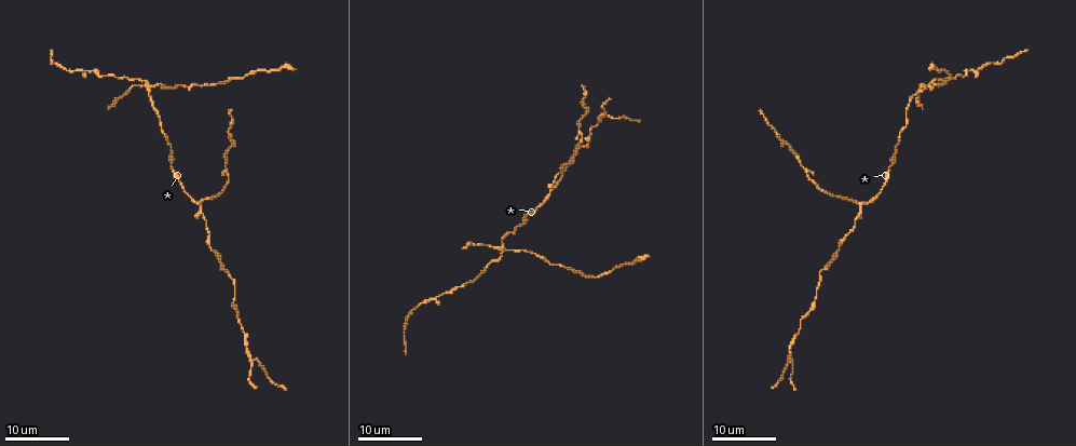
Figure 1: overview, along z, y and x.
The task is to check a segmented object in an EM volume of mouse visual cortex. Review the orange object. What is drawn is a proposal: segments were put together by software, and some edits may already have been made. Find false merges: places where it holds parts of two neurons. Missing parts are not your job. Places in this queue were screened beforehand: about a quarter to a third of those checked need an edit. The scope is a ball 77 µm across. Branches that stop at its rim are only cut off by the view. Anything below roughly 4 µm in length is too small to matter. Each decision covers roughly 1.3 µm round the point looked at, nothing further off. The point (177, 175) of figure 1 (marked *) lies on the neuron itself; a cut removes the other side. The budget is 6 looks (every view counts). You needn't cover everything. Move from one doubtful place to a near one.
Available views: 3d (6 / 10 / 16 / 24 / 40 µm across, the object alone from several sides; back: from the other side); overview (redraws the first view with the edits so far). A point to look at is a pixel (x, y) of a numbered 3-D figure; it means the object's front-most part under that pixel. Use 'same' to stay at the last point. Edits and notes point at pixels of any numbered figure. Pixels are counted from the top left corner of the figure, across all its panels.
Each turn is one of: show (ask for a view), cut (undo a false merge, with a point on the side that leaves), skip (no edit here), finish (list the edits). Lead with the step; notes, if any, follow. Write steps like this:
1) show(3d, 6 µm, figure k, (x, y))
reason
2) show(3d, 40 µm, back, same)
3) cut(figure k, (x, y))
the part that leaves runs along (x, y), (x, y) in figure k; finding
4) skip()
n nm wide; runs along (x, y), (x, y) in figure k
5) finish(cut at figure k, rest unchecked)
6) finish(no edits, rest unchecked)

show(3d, 16 µm, figure 1, (151, 88))

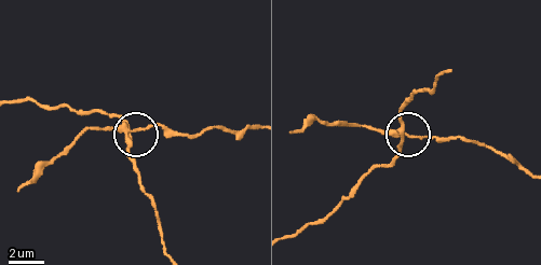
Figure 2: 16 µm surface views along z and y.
show(3d, 6 µm, figure 2, (409, 137))

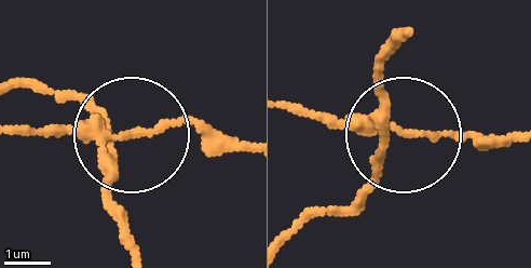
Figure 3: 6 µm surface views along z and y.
cut(figure 3, (28, 125))
4 arms; the part that leaves runs along (98, 129), (200, 121), (246, 141) in figure 3; a second neuron is stuck on

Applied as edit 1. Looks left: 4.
show(overview)

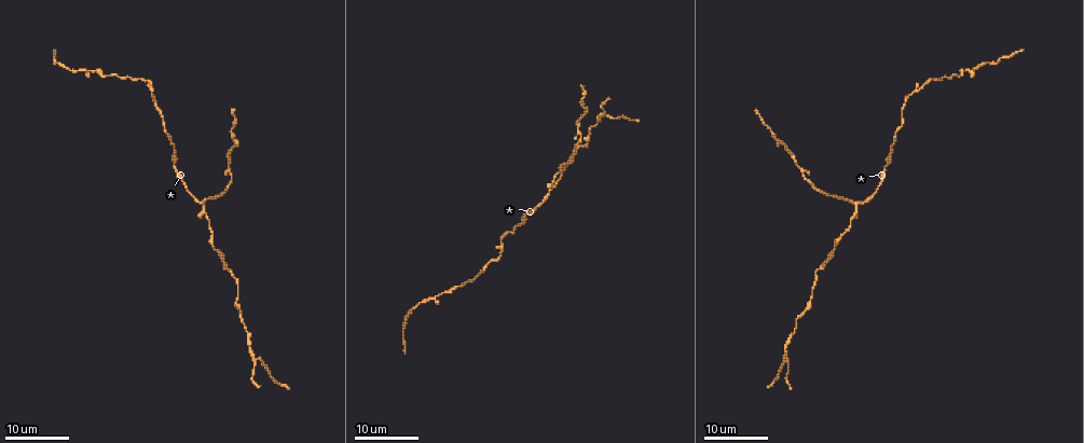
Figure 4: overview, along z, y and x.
show(3d, 16 µm, figure 4, (205, 206))
branch point

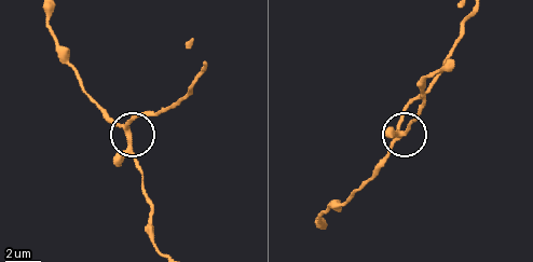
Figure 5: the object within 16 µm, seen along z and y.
show(3d, 10 µm, figure 5, (128, 131))

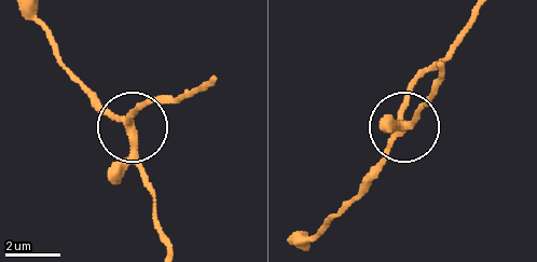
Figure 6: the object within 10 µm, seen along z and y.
skip()
260 nm wide; runs along (303, 234), (338, 214), (379, 165), (425, 70) in figure 6; all the same neuron

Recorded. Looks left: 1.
finish(cut at figure 3, rest unchecked)

